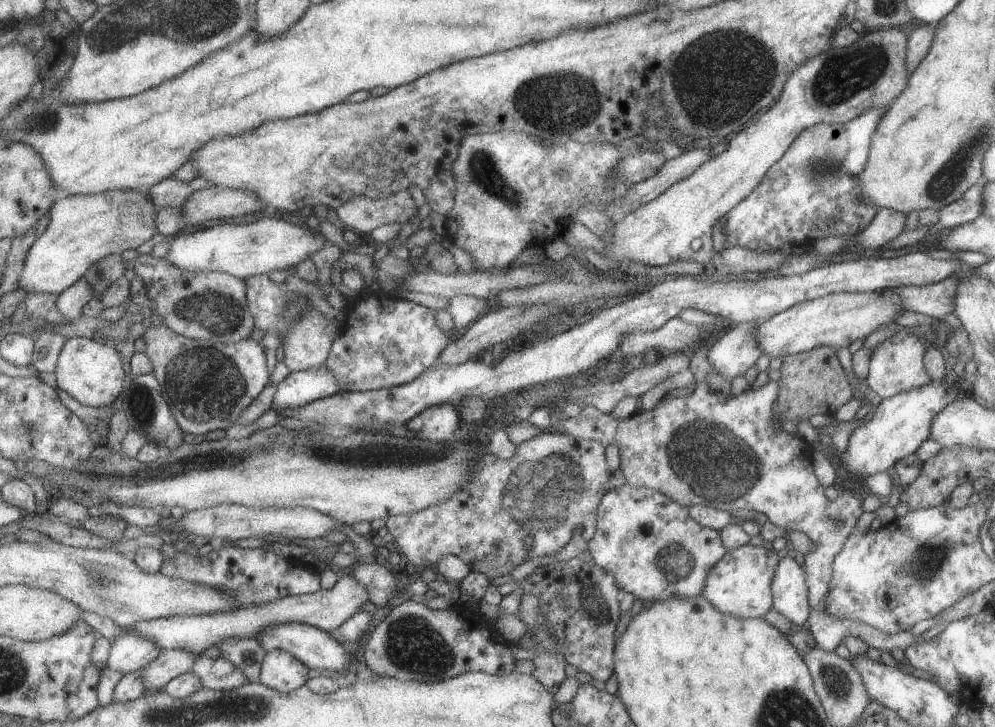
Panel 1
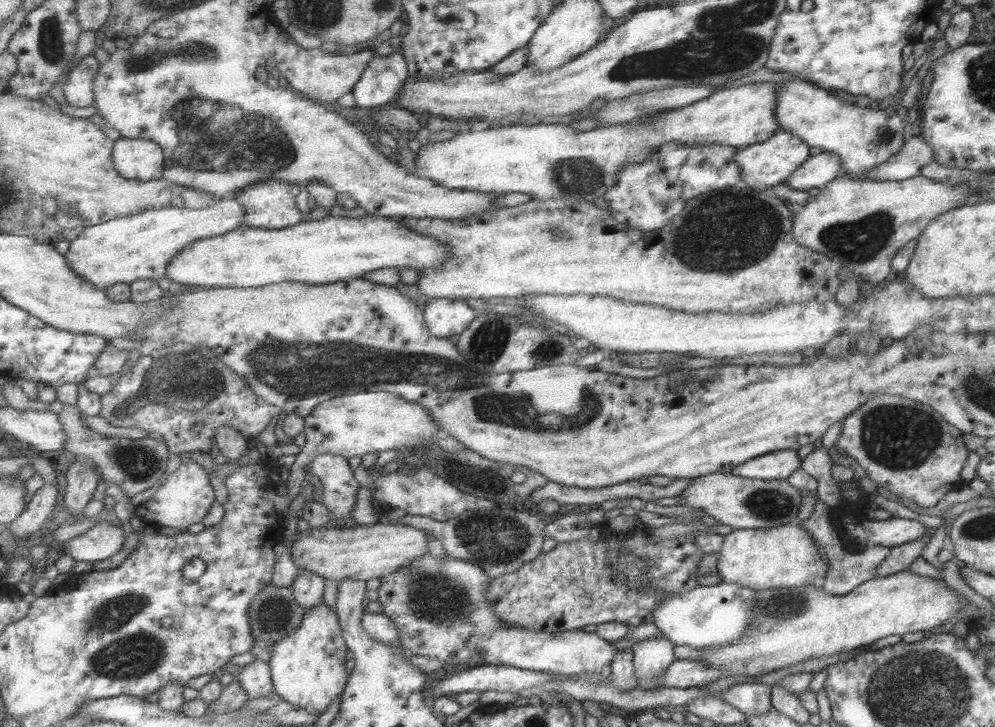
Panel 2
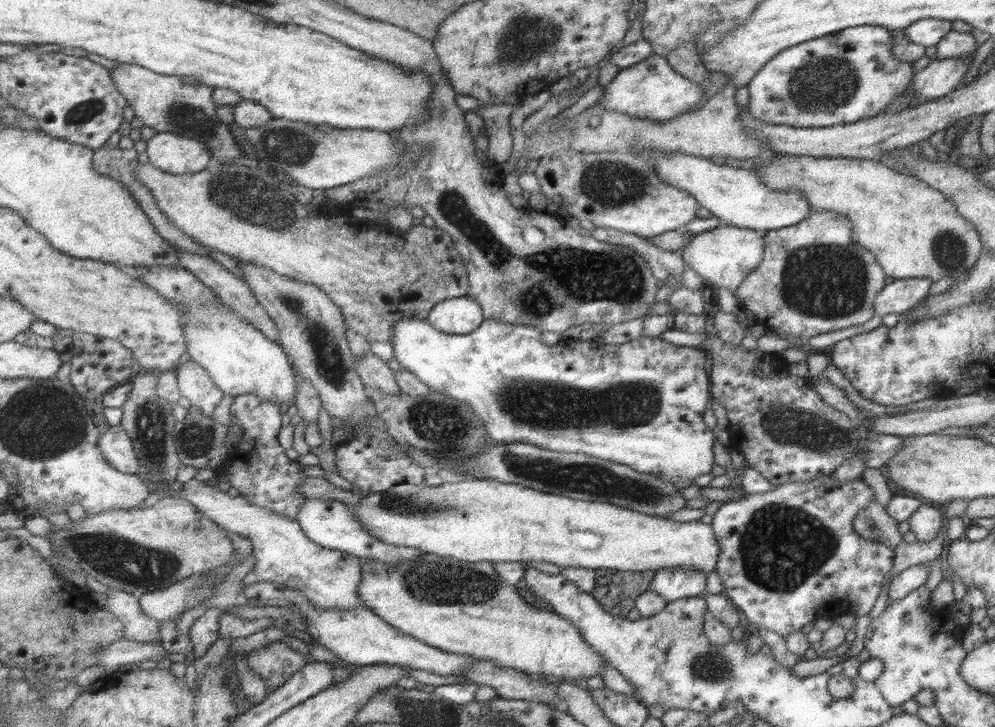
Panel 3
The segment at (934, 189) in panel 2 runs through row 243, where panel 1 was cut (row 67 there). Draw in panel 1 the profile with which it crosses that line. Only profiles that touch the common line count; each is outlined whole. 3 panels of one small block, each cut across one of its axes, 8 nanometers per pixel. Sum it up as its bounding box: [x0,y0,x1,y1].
[599,28,910,279]

